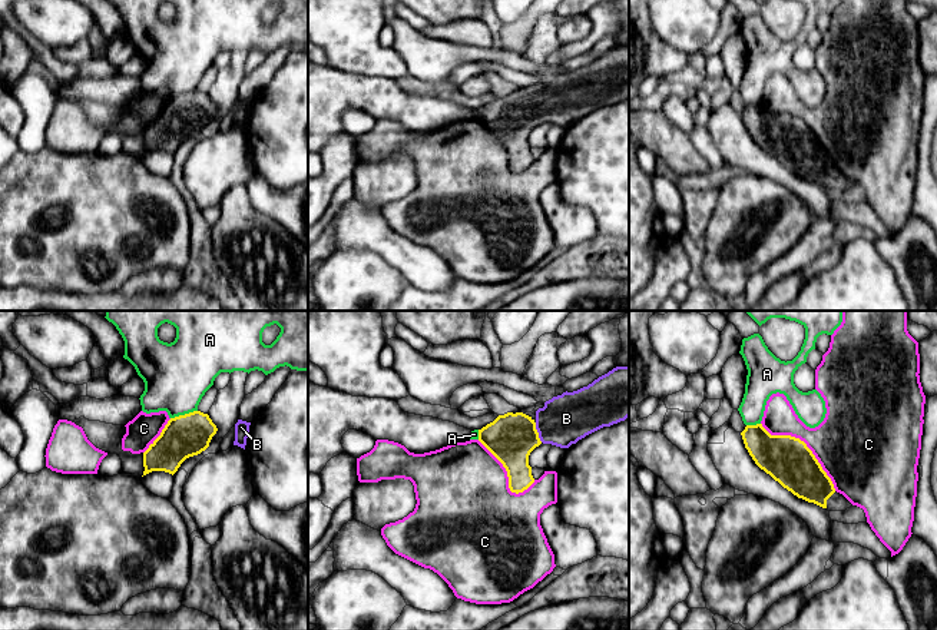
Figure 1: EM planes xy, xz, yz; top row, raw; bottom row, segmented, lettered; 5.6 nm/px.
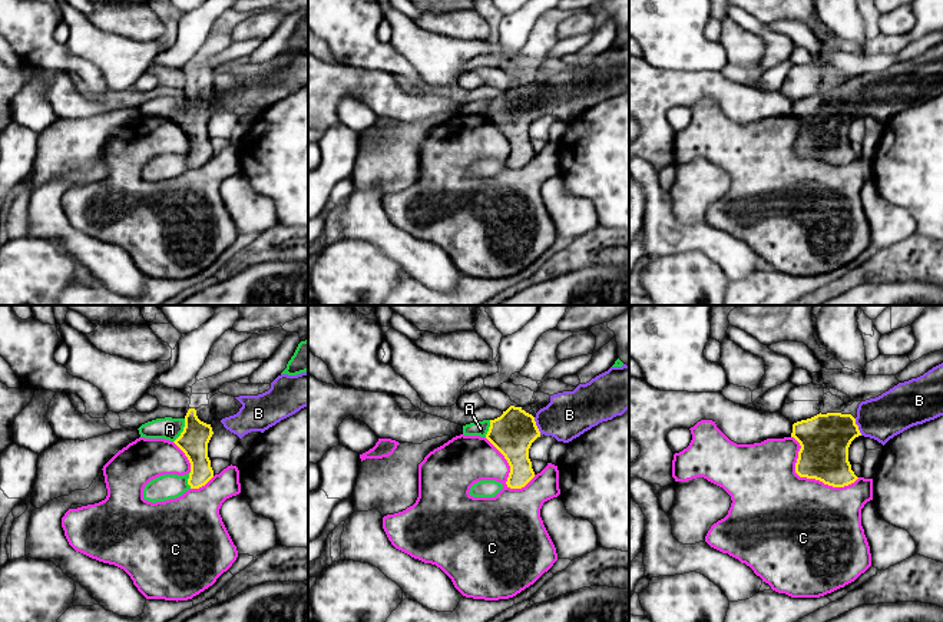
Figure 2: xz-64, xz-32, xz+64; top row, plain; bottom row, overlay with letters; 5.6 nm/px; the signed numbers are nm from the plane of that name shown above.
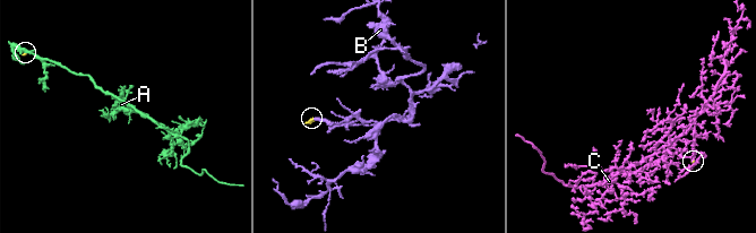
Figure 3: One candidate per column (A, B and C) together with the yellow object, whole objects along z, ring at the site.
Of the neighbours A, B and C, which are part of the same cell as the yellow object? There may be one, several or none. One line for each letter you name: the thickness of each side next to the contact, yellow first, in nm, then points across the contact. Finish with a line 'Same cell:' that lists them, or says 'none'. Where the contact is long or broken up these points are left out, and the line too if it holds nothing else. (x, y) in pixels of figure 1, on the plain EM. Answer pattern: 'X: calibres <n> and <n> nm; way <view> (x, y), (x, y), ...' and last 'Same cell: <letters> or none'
B: calibres 280 and 280 nm; way xz (512, 116), (537, 112), (566, 98)
Same cell: B

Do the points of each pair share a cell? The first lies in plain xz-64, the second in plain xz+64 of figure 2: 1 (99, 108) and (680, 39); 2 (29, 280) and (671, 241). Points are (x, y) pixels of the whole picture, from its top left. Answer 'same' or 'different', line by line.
1: different
2: different

